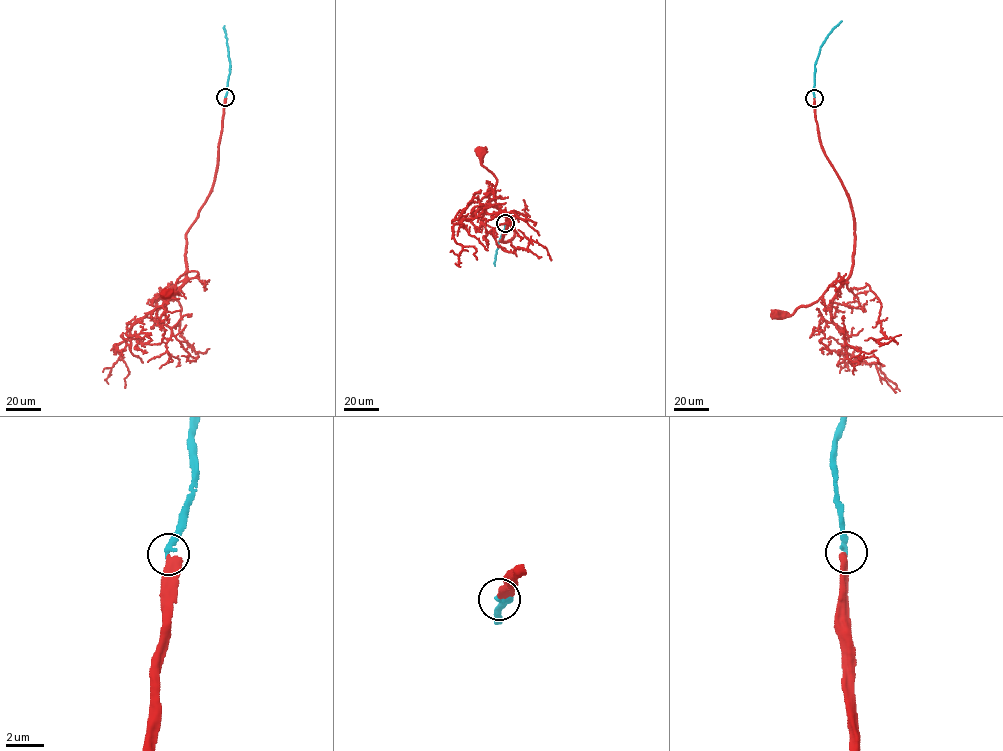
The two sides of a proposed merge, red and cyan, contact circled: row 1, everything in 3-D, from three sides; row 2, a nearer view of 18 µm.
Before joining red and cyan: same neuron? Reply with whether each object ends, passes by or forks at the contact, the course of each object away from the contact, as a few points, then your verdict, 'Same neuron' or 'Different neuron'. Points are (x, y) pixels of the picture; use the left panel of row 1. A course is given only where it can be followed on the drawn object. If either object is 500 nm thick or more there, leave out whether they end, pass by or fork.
At the ring red ends. At the ring cyan ends. Course of red: (225, 97), (212, 189), (186, 234), (187, 277), (197, 274), (186, 272), (176, 282), (178, 293), (165, 293). Course of cyan: (225, 97), (230, 62), (224, 25). Different neuron

